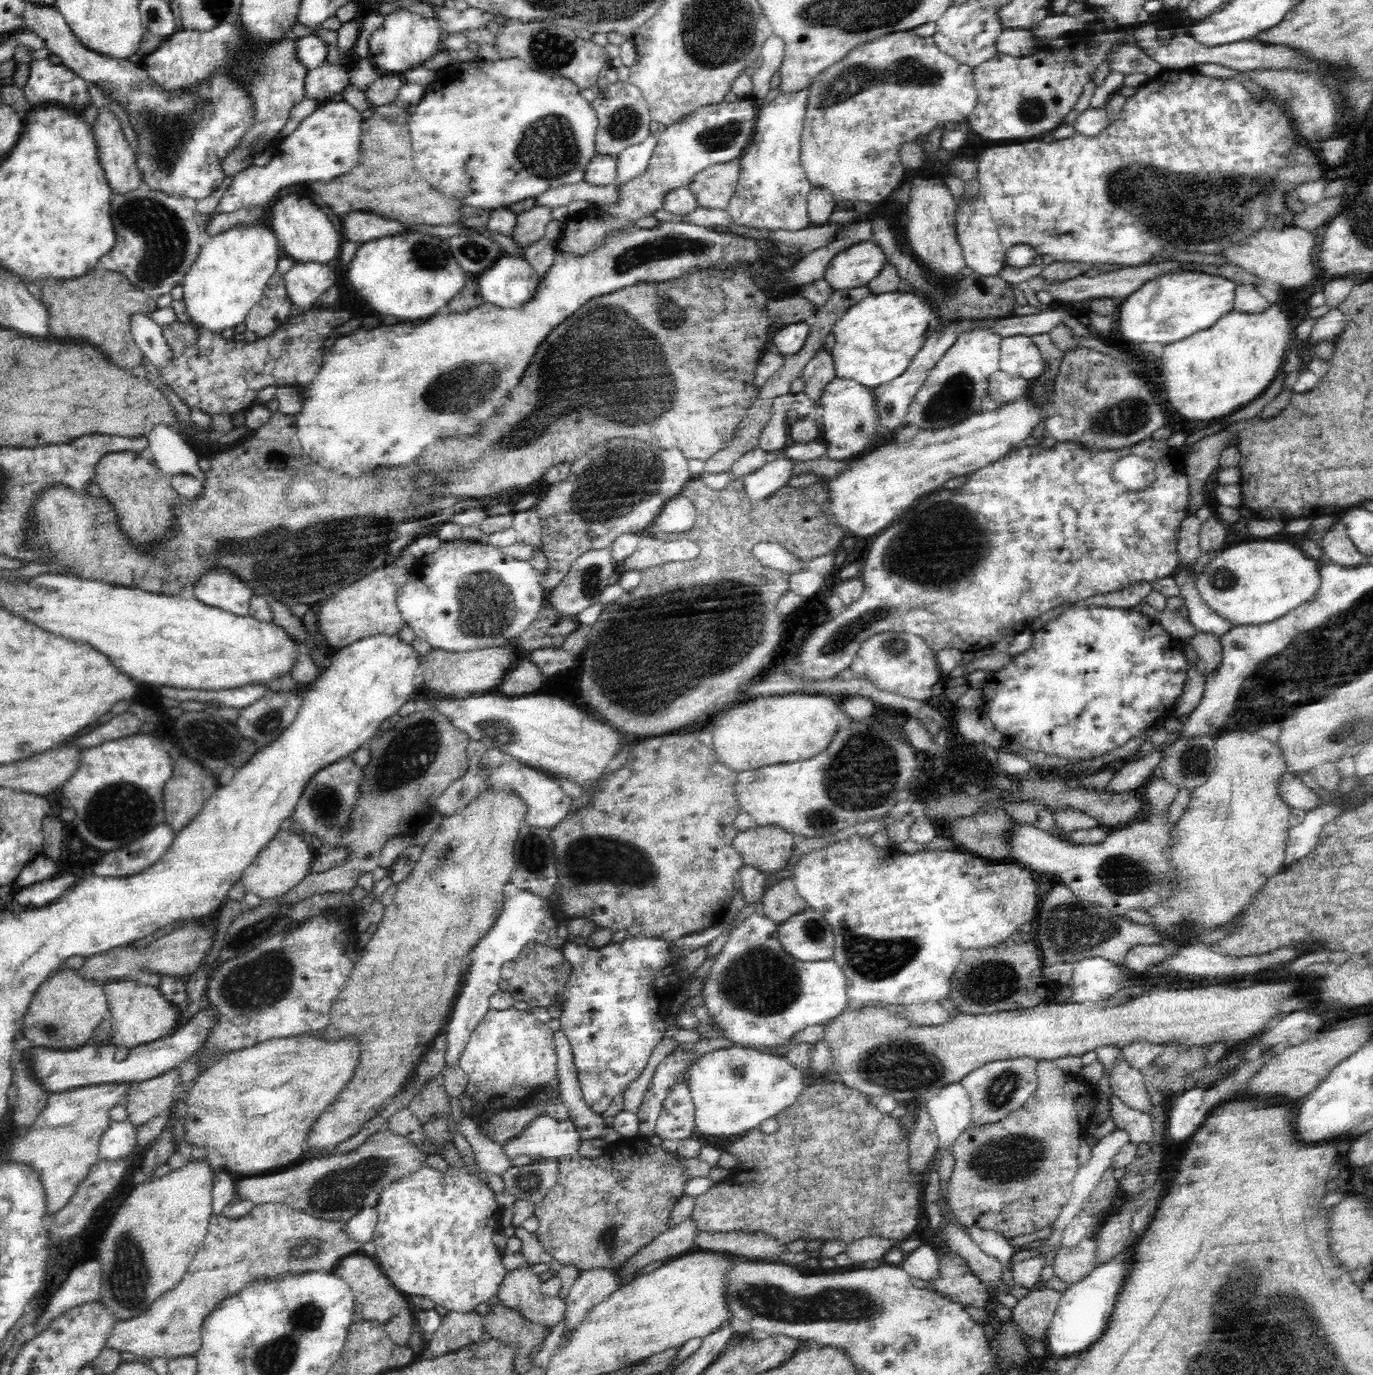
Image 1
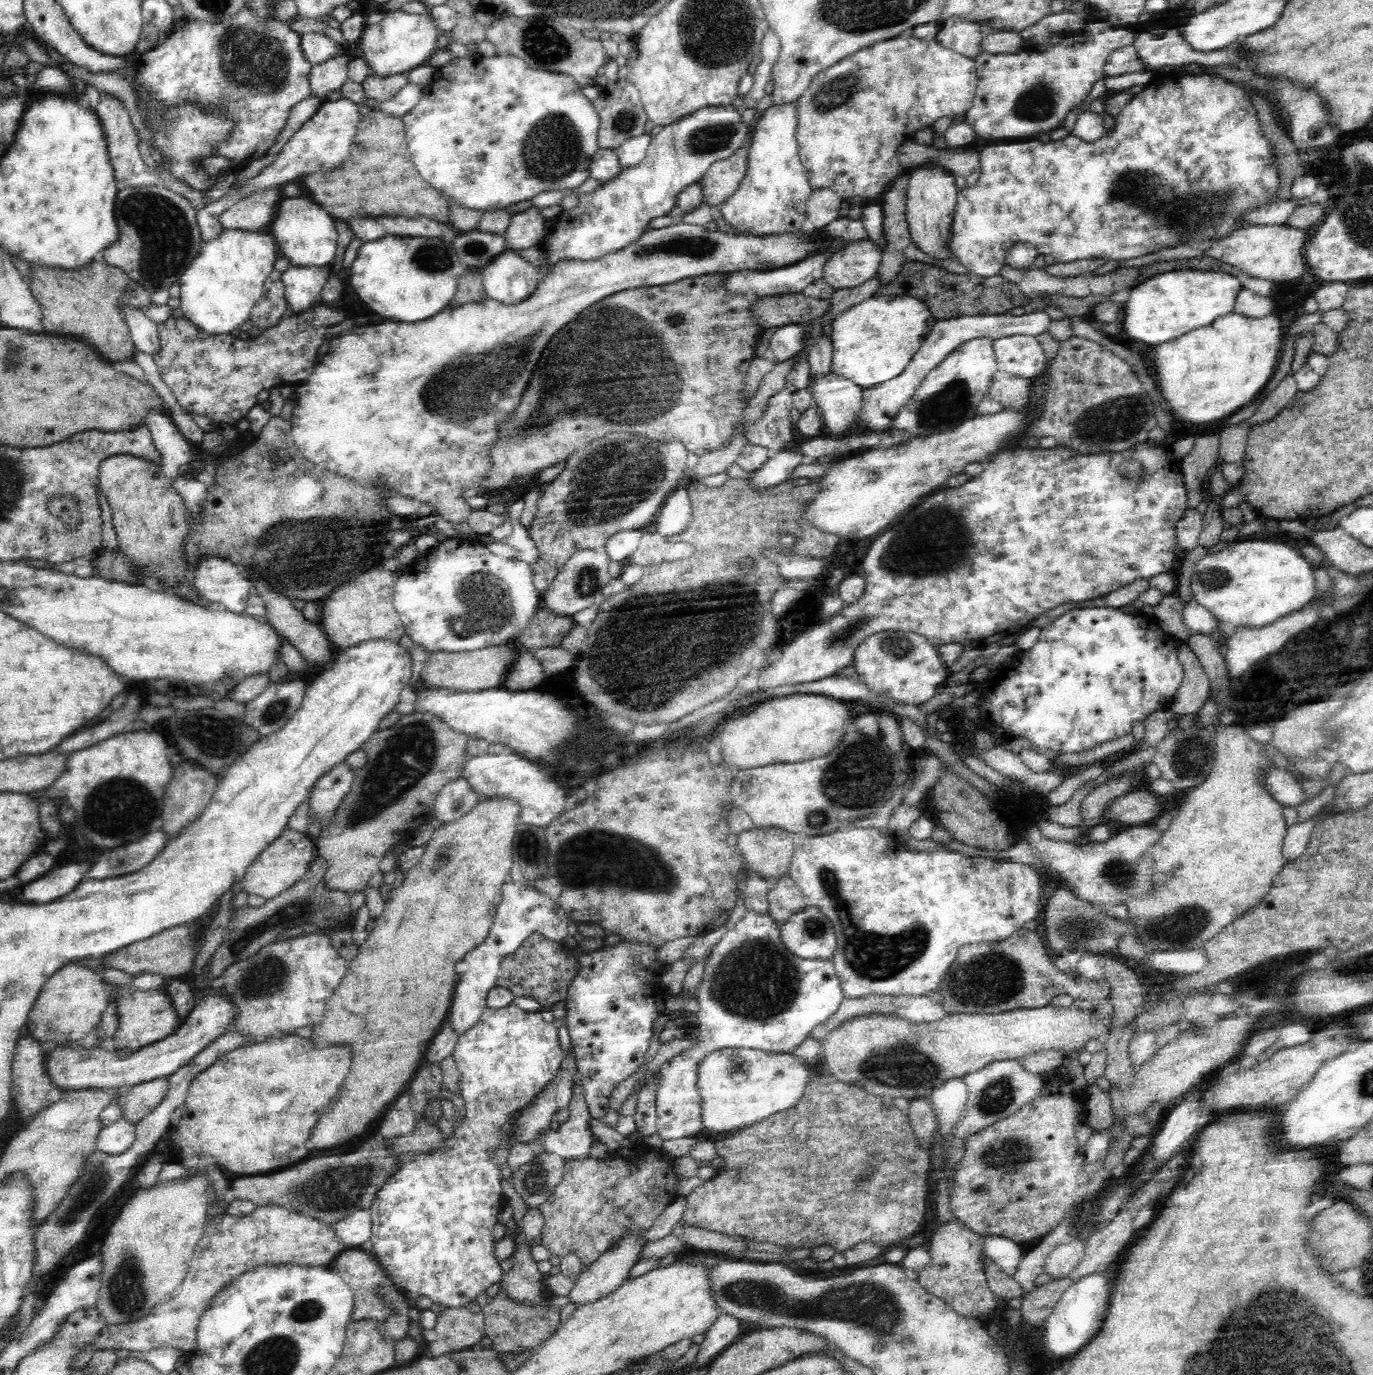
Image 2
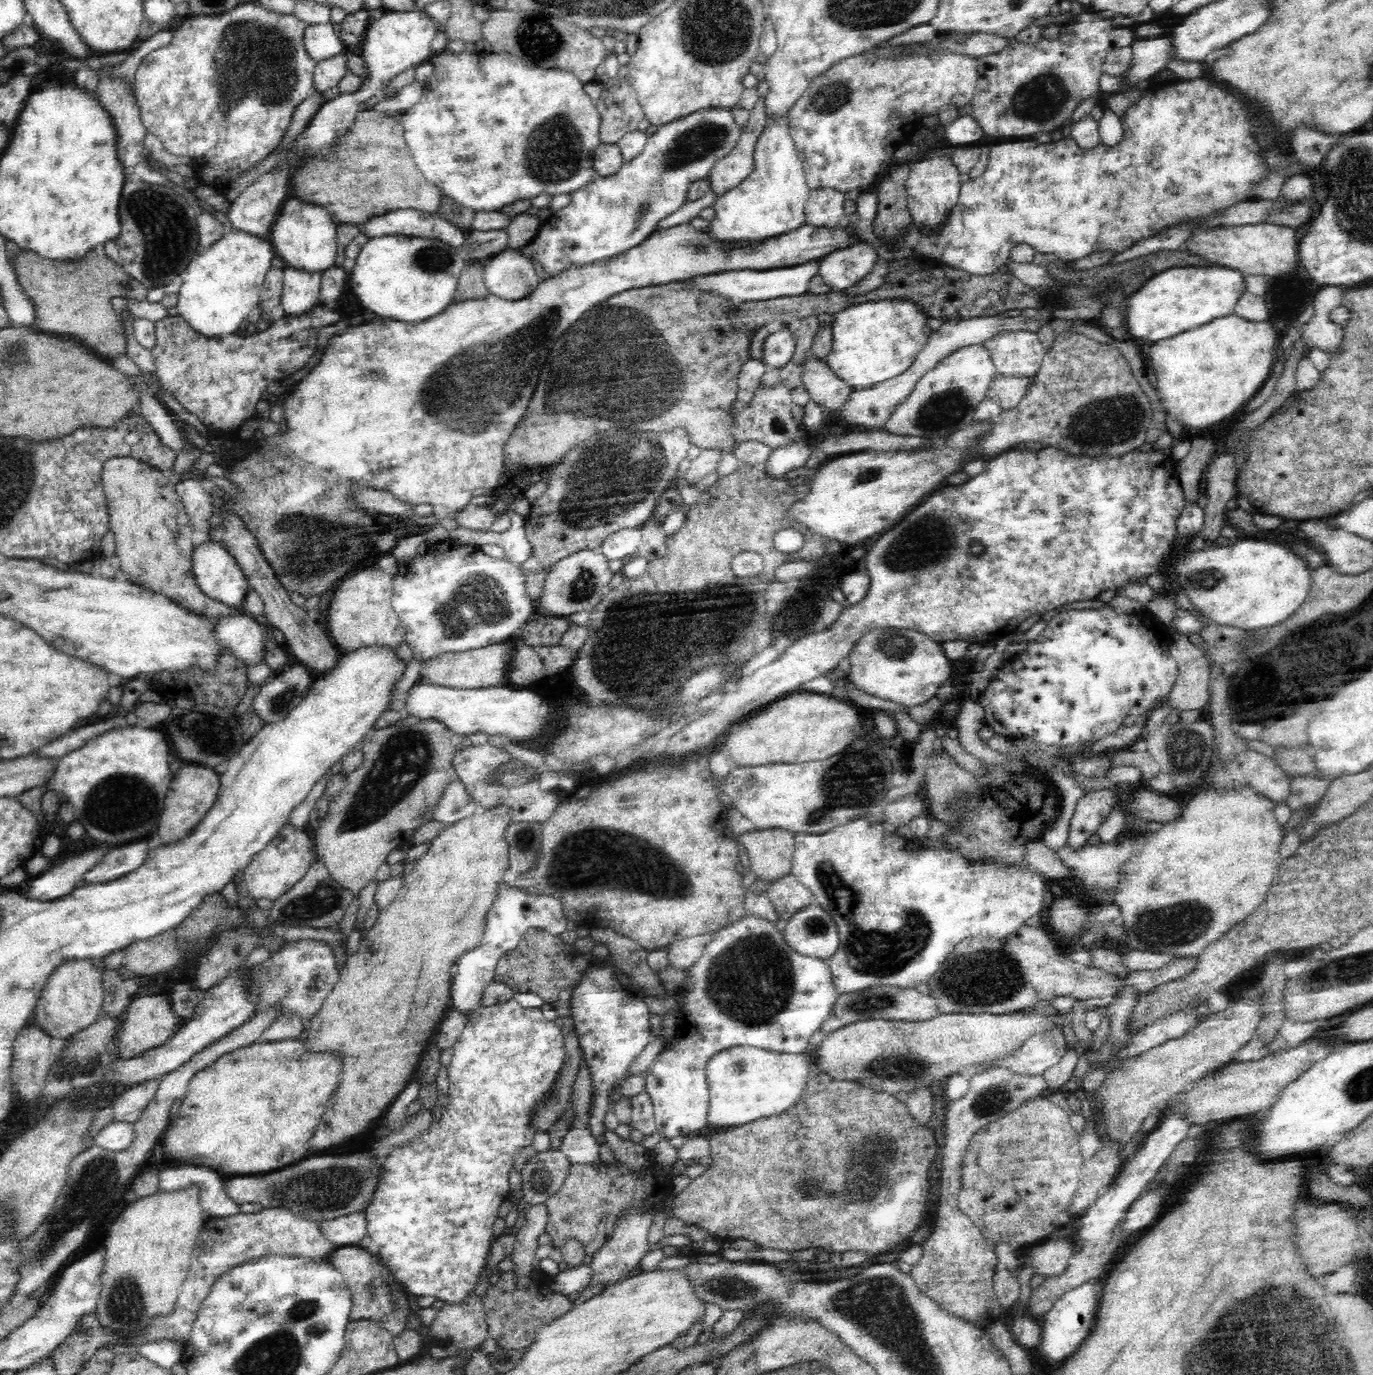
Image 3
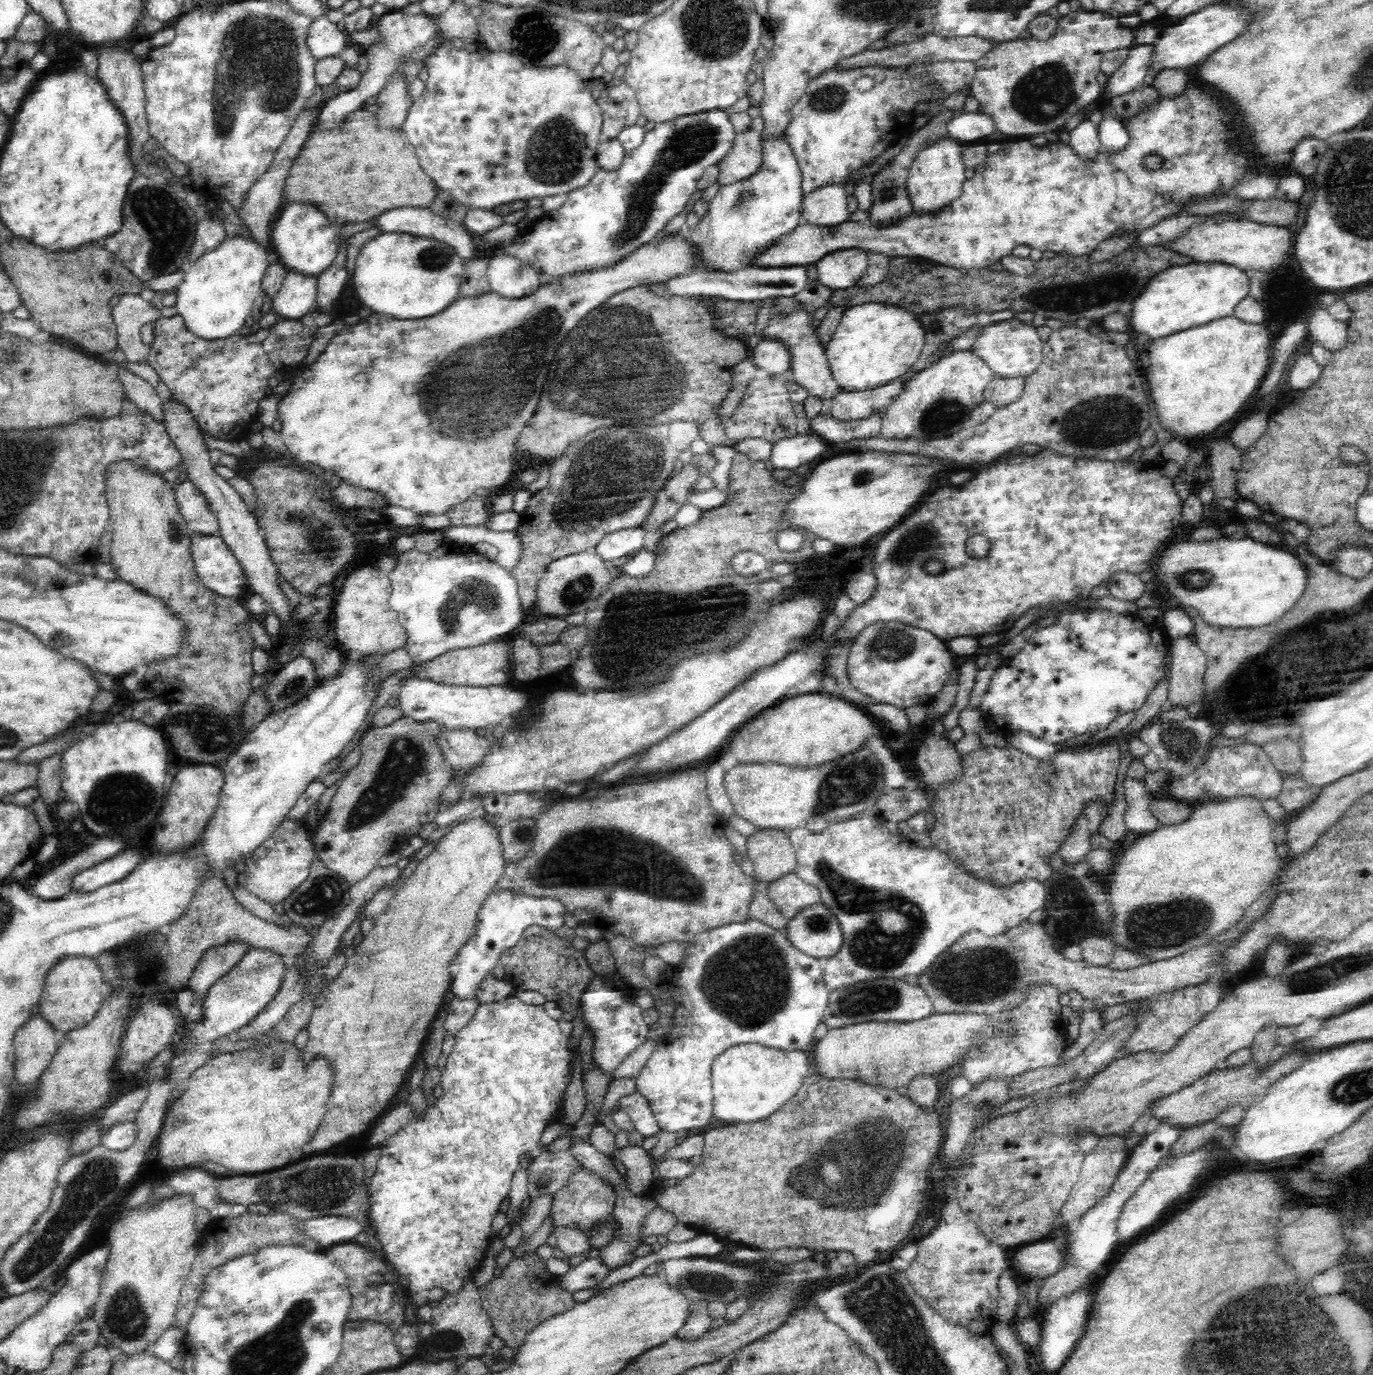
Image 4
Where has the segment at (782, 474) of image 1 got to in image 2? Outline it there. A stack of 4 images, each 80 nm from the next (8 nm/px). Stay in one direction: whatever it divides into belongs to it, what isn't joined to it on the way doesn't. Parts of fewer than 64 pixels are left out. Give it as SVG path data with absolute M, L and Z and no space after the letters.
M796 449L773 452L769 459L756 471L756 484L778 484L791 481L792 471L807 459Z

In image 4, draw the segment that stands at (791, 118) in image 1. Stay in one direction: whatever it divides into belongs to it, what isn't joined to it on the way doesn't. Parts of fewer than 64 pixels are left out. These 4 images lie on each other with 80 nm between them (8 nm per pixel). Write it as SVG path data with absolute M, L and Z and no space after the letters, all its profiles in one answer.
M784 138L764 139L762 141L762 168L752 177L733 181L719 188L719 193L708 203L710 212L700 220L698 226L690 228L689 246L695 254L696 271L734 272L746 268L764 251L770 250L784 235L792 232L801 224L804 194L801 194L802 176L796 155Z

